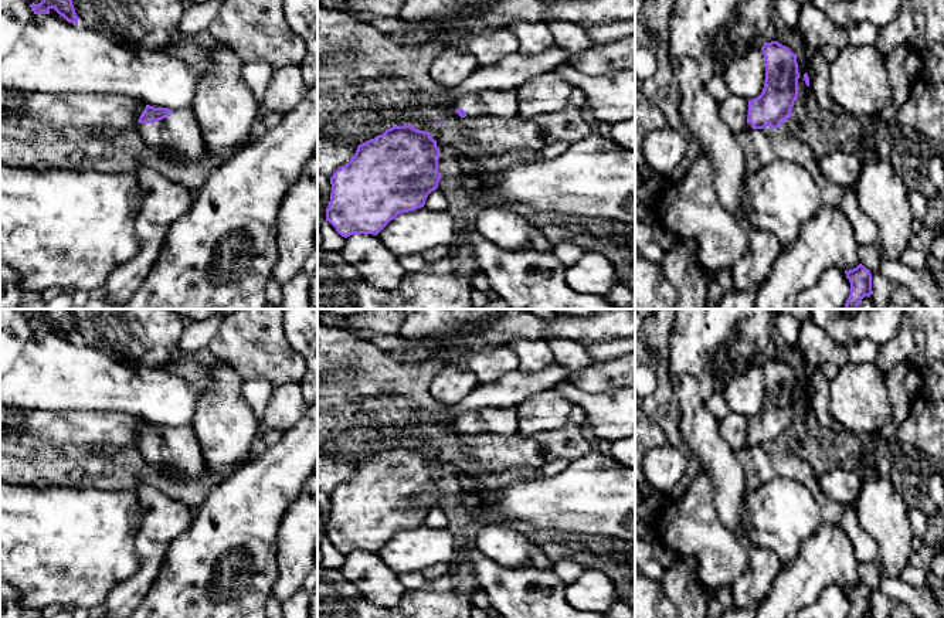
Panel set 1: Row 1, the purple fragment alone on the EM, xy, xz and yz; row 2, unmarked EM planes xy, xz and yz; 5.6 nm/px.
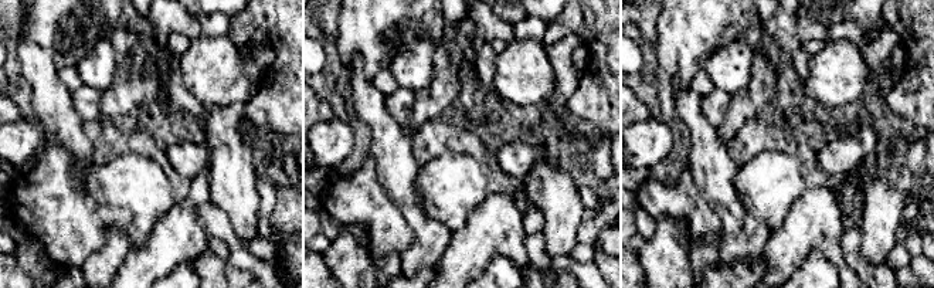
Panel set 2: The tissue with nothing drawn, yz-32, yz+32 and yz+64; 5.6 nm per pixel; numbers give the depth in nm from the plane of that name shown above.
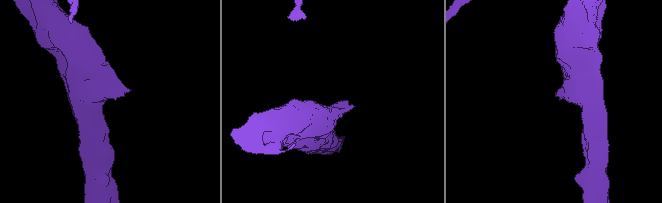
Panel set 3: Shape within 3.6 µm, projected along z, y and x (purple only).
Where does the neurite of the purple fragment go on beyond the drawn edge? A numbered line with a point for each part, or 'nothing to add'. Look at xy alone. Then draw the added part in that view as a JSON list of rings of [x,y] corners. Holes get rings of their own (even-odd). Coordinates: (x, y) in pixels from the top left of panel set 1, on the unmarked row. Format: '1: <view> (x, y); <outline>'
1: xy (179, 452); [[[191,425],[173,427],[169,435],[154,441],[137,441],[136,448],[150,468],[163,469],[176,481],[197,481],[207,472]]]

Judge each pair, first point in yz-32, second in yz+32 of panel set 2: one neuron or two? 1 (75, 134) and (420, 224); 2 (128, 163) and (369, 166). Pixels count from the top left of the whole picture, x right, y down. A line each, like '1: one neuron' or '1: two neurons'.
1: one neuron
2: one neuron

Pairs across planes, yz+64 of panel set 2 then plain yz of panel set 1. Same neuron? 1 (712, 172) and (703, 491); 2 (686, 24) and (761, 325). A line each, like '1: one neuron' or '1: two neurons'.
1: two neurons
2: one neuron

